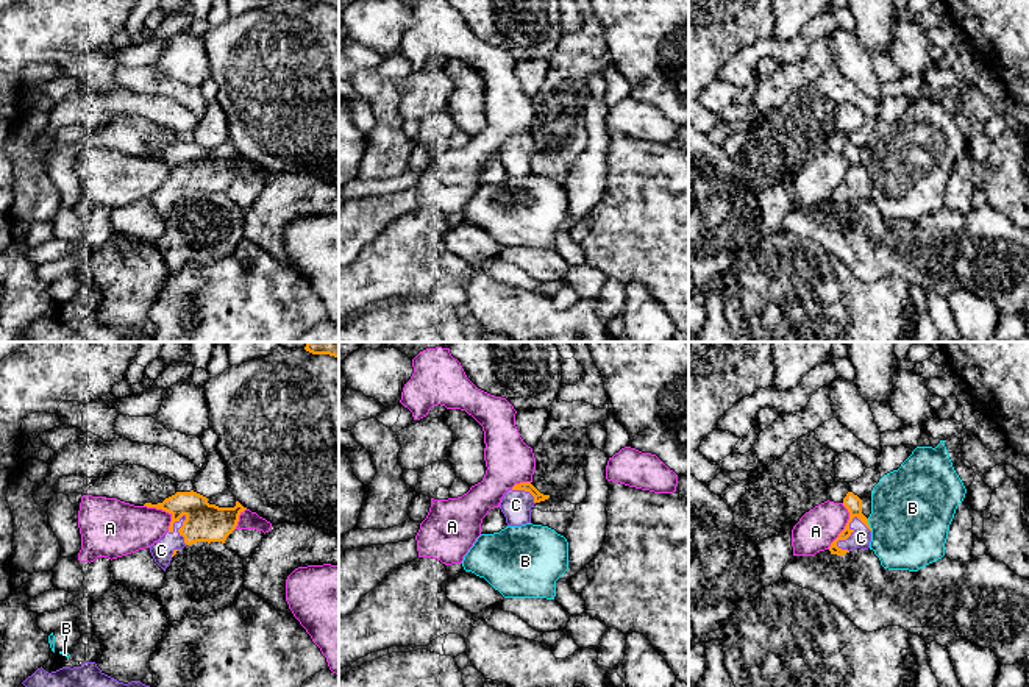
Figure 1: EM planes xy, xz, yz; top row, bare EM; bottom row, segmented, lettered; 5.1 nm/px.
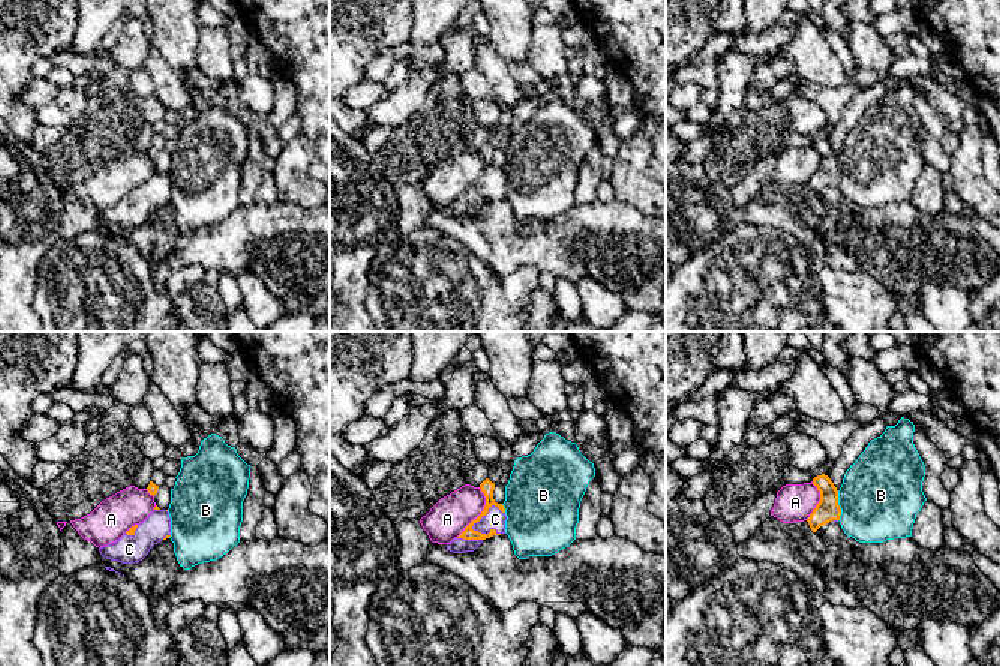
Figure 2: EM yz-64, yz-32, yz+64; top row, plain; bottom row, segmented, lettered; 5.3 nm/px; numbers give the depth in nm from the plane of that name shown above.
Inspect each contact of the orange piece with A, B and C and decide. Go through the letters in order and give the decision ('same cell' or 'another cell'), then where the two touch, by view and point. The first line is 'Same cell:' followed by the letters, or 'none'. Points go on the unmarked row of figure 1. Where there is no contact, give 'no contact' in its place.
Same cell: C
A: another cell; contact yz (845, 177)
B: another cell; contact yz (868, 175)
C: same cell; contact yz (848, 177)

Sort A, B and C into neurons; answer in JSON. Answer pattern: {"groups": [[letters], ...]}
{"groups": [["A"], ["B"], ["C"]]}

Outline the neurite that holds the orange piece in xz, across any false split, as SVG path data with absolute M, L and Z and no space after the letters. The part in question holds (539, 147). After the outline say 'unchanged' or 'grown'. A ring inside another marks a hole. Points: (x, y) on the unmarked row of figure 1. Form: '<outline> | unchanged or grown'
M520 133L504 144L500 159L506 167L507 176L522 176L531 173L534 155L548 148L550 145L540 144L531 133Z | grown

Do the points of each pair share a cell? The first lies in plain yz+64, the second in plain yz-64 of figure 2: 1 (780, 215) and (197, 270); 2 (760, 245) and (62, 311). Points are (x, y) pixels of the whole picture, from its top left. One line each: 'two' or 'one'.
1: two
2: one

